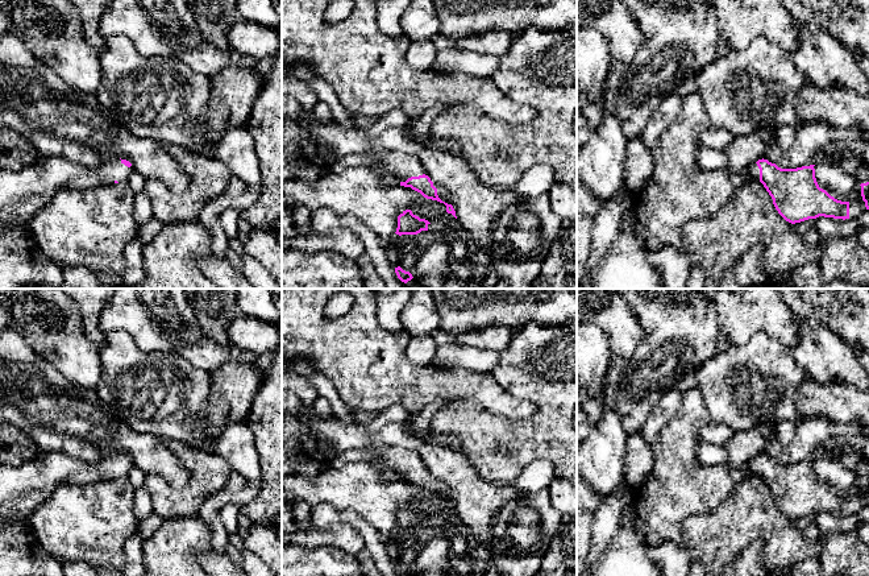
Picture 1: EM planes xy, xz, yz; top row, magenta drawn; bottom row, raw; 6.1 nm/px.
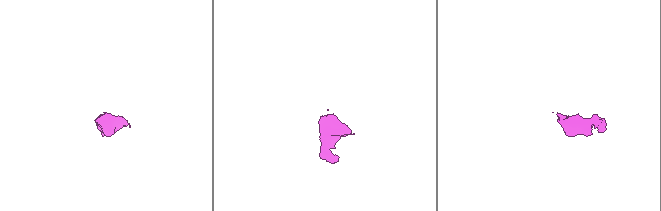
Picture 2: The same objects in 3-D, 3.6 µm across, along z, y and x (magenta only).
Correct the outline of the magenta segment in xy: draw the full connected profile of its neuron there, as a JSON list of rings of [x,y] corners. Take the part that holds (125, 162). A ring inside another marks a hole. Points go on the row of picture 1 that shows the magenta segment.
[[[113,158],[72,177],[66,187],[86,191],[100,186],[112,186],[118,182],[128,182],[132,173],[133,167],[129,161]]]

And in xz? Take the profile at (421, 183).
[[[395,152],[354,154],[332,162],[329,169],[338,173],[346,167],[366,167],[373,166],[374,163],[378,163],[383,171],[395,177],[400,182],[400,186],[411,187],[427,199],[444,203],[446,206],[446,212],[457,219],[453,206],[438,198],[437,188],[433,186],[433,182],[415,156]]]

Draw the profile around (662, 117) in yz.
[[[677,92],[669,95],[660,107],[653,112],[653,116],[641,133],[648,149],[653,150],[660,136],[673,124],[679,115],[683,96]]]

